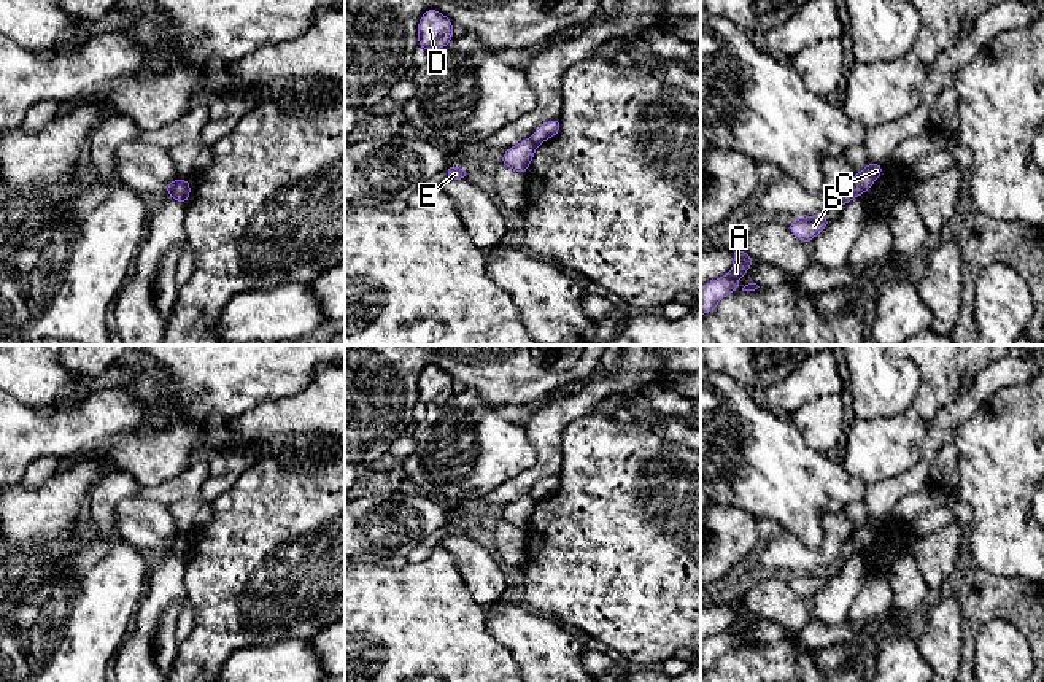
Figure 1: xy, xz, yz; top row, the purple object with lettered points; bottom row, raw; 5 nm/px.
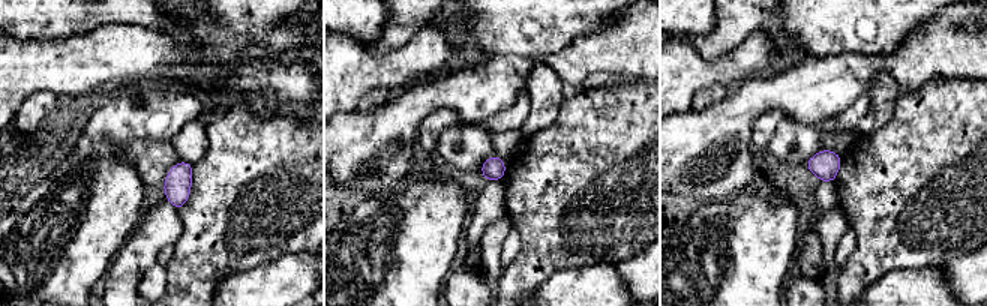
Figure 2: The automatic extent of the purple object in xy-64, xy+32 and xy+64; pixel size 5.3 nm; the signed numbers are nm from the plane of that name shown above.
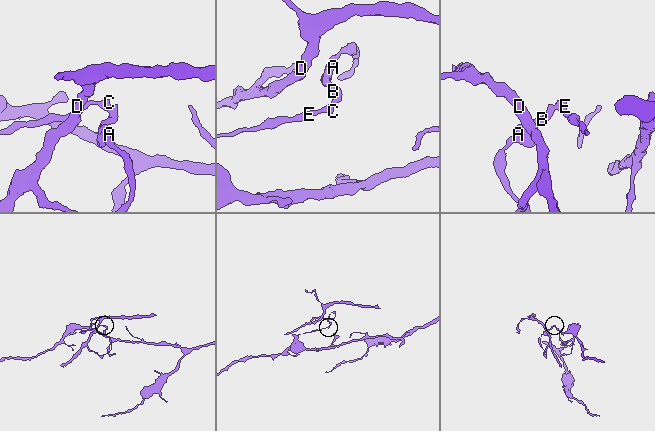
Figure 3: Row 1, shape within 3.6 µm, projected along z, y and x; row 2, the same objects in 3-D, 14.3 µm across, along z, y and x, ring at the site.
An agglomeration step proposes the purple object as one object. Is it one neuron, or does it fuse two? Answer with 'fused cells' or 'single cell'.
fused cells

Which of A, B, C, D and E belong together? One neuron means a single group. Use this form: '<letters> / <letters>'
A B D / C E

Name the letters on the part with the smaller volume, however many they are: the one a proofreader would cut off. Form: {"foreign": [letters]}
{"foreign": ["A", "B", "D"]}

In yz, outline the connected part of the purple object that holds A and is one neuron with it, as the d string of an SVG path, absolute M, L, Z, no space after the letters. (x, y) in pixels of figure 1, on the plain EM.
M740 603L733 607L733 614L733 625L725 633L709 637L701 645L701 671L707 671L725 652L737 647L737 636L748 628L753 618L756 618L744 609Z

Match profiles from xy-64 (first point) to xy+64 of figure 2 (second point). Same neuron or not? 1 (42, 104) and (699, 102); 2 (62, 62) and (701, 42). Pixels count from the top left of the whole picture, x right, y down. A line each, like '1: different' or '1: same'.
1: same
2: different

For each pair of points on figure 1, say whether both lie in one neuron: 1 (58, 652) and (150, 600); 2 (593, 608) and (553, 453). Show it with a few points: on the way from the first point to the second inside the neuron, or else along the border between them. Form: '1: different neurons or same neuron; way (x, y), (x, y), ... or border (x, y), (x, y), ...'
1: different neurons; border (150, 573), (146, 590), (134, 614)
2: different neurons; border (563, 437), (563, 464), (558, 474)

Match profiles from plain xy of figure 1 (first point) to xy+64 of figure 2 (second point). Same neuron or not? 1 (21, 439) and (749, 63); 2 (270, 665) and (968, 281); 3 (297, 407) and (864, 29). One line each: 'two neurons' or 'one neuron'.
1: one neuron
2: two neurons
3: two neurons

